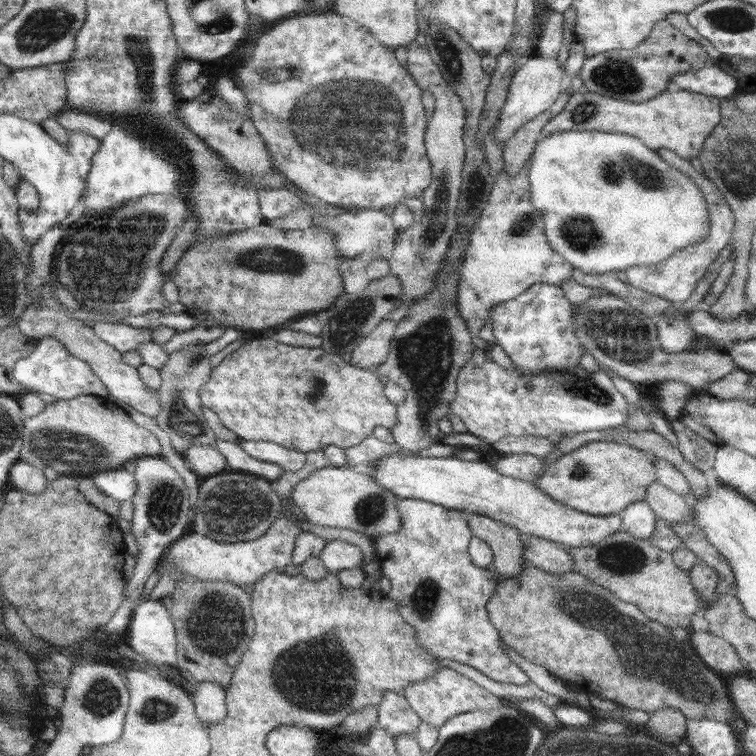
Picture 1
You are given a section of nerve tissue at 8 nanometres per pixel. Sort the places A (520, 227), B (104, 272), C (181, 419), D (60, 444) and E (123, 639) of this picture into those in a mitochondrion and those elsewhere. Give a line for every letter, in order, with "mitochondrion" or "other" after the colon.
A: mitochondrion
B: mitochondrion
C: mitochondrion
D: mitochondrion
E: other

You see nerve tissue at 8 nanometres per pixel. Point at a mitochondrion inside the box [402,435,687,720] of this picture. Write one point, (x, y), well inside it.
(621, 558)

